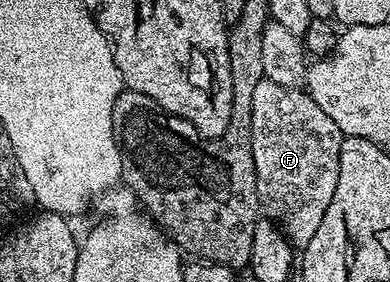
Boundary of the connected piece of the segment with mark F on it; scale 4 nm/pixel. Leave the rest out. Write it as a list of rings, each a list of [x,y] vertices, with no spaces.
[[[265,77],[260,81],[260,85],[256,85],[256,93],[252,93],[250,140],[252,141],[252,161],[256,165],[258,206],[261,214],[273,223],[277,223],[279,229],[285,233],[287,239],[290,240],[295,248],[301,249],[306,247],[308,241],[312,241],[317,227],[320,226],[320,221],[324,221],[324,213],[328,209],[328,205],[332,205],[332,193],[336,193],[336,177],[340,177],[340,145],[343,138],[343,133],[336,125],[336,121],[332,121],[332,117],[328,117],[328,113],[324,113],[324,109],[320,109],[320,105],[316,105],[316,101],[312,101],[312,97],[305,90],[297,87],[276,85],[276,81],[268,81]]]

